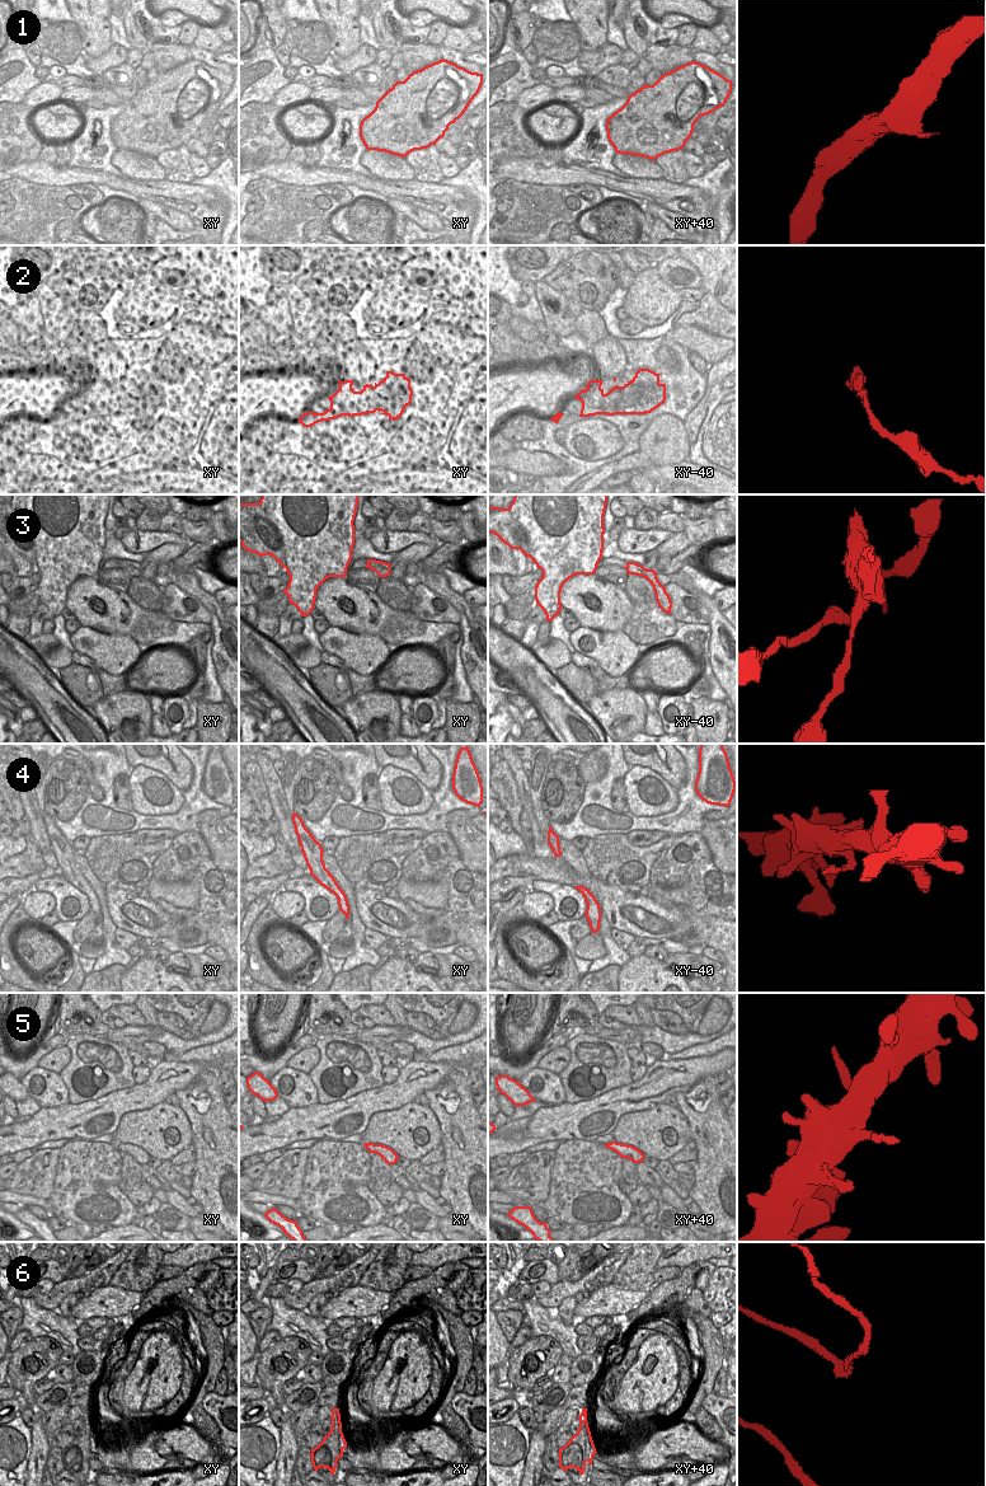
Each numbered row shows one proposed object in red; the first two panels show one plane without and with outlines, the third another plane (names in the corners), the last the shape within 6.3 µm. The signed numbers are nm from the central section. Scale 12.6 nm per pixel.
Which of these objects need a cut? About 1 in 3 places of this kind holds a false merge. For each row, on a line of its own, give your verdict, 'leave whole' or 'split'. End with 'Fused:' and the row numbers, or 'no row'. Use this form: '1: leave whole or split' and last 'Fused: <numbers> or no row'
1: leave whole
2: leave whole
3: split
4: leave whole
5: split
6: leave whole
Fused: 3, 5

